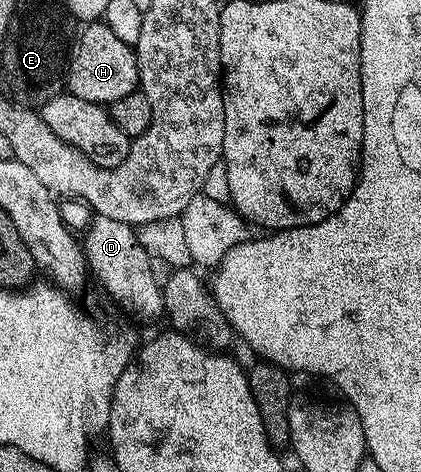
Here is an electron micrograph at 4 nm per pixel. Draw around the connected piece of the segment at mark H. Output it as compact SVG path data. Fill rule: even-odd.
M90 22L77 37L78 49L73 49L68 60L66 84L69 95L109 106L128 94L139 91L138 53L128 42L120 42L105 22ZM82 36L82 37L81 37Z

